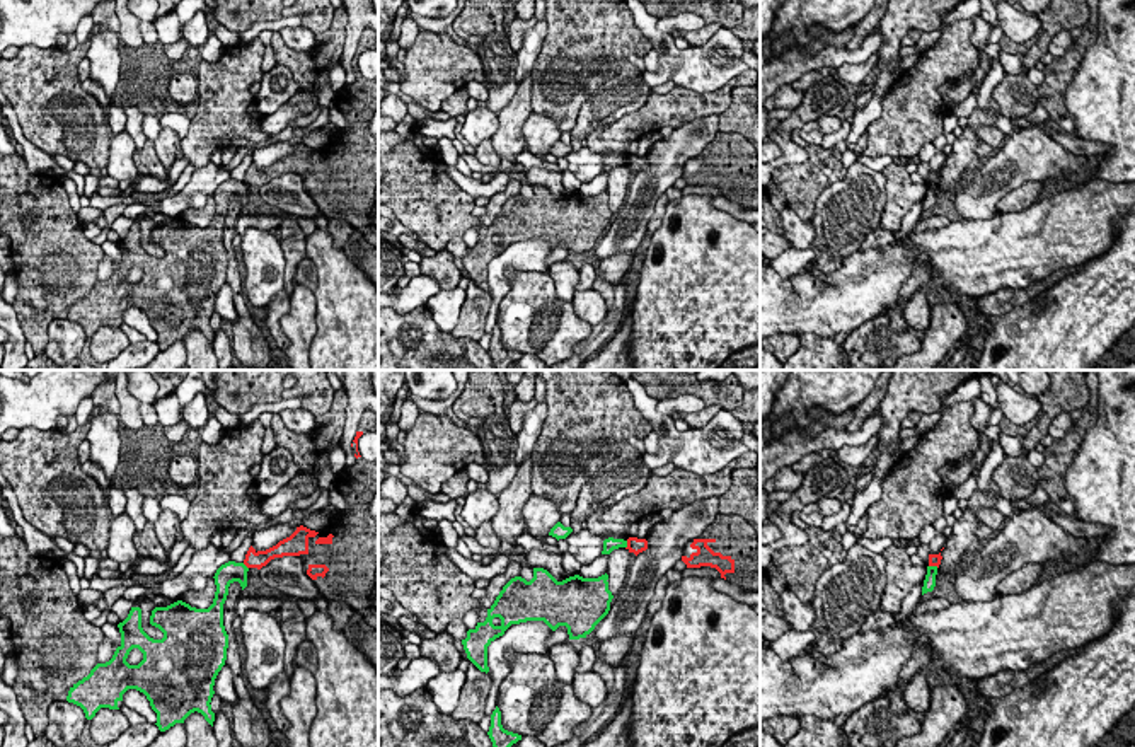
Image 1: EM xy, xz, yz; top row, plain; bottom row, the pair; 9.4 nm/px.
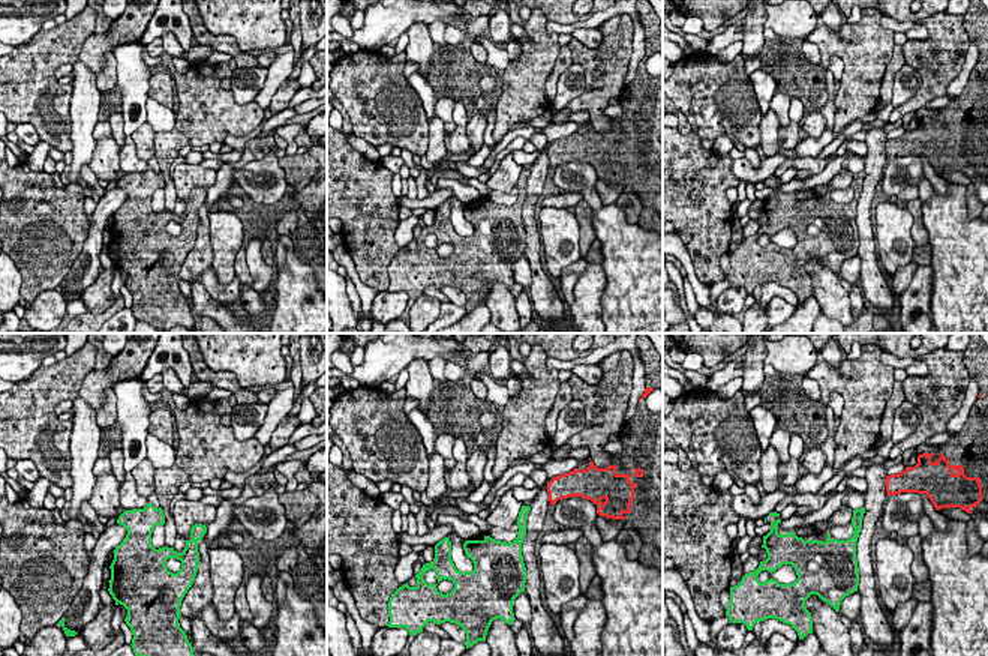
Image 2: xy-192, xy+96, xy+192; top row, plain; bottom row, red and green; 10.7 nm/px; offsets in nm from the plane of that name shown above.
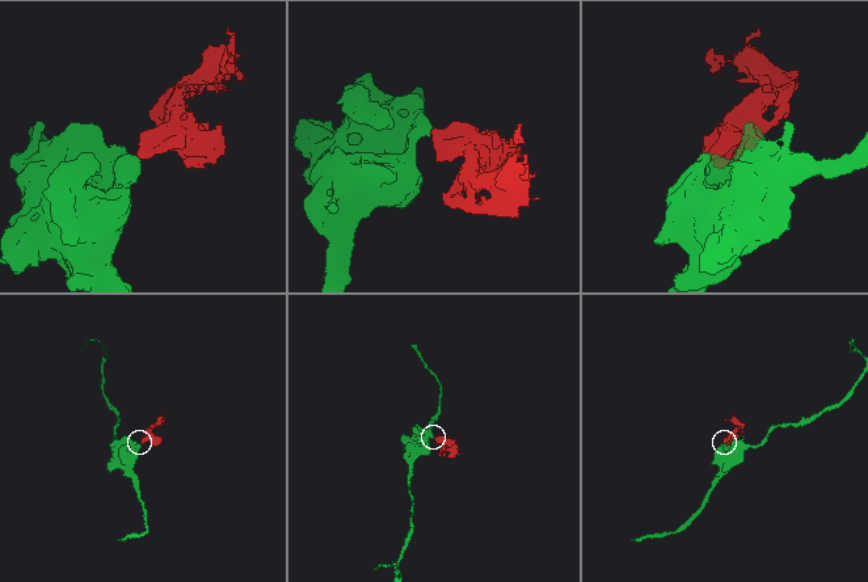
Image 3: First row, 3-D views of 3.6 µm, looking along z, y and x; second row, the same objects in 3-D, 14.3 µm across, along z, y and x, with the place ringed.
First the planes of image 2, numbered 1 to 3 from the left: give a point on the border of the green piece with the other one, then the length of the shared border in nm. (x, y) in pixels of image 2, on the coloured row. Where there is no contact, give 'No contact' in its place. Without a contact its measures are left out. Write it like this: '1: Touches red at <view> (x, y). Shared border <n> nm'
1: No contact
2: No contact
3: No contact

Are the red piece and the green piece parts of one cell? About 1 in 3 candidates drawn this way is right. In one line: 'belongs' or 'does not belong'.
does not belong

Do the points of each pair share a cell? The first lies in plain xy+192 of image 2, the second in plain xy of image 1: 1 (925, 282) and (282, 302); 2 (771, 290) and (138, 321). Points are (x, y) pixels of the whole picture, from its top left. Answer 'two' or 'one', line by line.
1: two
2: one

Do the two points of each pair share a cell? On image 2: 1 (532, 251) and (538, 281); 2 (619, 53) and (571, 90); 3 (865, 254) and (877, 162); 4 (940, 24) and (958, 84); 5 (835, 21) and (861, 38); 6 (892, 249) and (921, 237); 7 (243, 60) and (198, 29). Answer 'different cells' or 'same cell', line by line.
1: same cell
2: different cells
3: same cell
4: different cells
5: different cells
6: different cells
7: same cell

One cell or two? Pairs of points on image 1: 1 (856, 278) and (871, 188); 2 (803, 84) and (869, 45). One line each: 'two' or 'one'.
1: two
2: two

